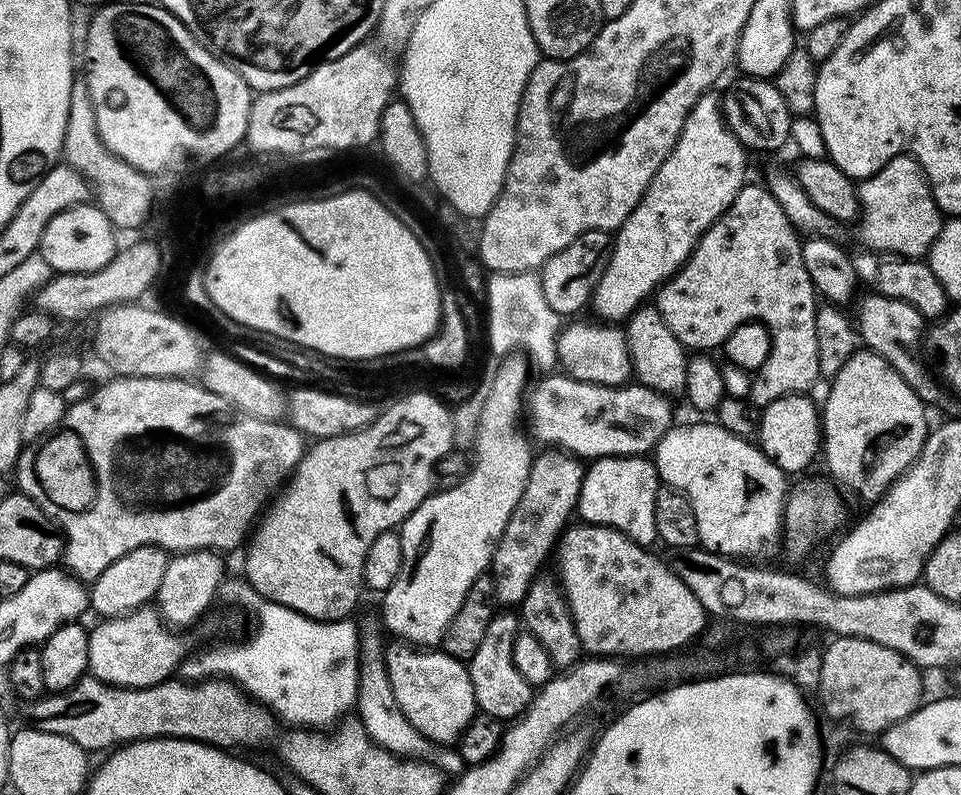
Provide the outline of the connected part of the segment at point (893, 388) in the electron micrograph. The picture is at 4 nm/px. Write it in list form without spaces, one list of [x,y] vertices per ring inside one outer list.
[[[857,350],[853,352],[852,355],[844,361],[844,365],[838,370],[836,376],[831,378],[828,386],[828,397],[825,398],[824,404],[822,400],[822,460],[828,463],[829,474],[827,473],[827,475],[831,477],[841,489],[849,488],[854,495],[861,496],[862,499],[868,500],[867,502],[875,502],[879,500],[880,497],[891,488],[892,483],[899,479],[899,477],[911,467],[915,460],[919,458],[919,452],[922,450],[923,444],[926,442],[930,431],[928,416],[924,413],[926,404],[923,400],[920,400],[914,389],[903,380],[902,374],[898,374],[898,370],[896,370],[886,358],[882,358],[876,352],[869,350]]]

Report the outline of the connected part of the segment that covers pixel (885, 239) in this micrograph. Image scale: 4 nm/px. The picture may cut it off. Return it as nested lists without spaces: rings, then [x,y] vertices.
[[[901,154],[888,160],[873,176],[859,181],[860,193],[860,240],[865,249],[891,254],[896,258],[924,258],[927,257],[932,243],[938,238],[942,227],[942,213],[932,197],[932,187],[928,184],[928,178],[924,175],[924,169],[917,160],[907,154]]]

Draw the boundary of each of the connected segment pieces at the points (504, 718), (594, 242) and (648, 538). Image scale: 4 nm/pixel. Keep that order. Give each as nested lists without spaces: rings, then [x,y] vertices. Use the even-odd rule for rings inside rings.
[[[512,610],[501,611],[493,615],[486,626],[486,634],[482,642],[478,642],[478,650],[474,650],[472,659],[467,661],[470,682],[474,686],[474,698],[477,709],[485,716],[493,716],[501,722],[511,722],[523,714],[530,706],[534,695],[533,685],[522,678],[518,666],[514,664],[514,642],[522,631],[521,621]]]
[[[590,230],[586,234],[574,238],[574,242],[570,242],[570,246],[558,250],[558,254],[551,256],[538,269],[542,282],[542,294],[546,298],[547,304],[550,305],[550,310],[554,310],[557,316],[572,318],[580,314],[575,314],[575,312],[580,312],[583,308],[587,309],[591,305],[598,282],[606,270],[609,258],[612,257],[613,243],[612,232]]]
[[[601,456],[587,465],[580,487],[578,516],[583,523],[597,524],[626,534],[636,544],[657,543],[654,498],[662,486],[656,466],[644,456]]]

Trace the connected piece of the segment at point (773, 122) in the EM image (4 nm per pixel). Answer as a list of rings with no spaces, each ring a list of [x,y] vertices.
[[[740,78],[740,81],[722,96],[722,111],[728,128],[745,149],[756,152],[776,152],[791,137],[793,113],[788,111],[786,98],[768,78]]]

